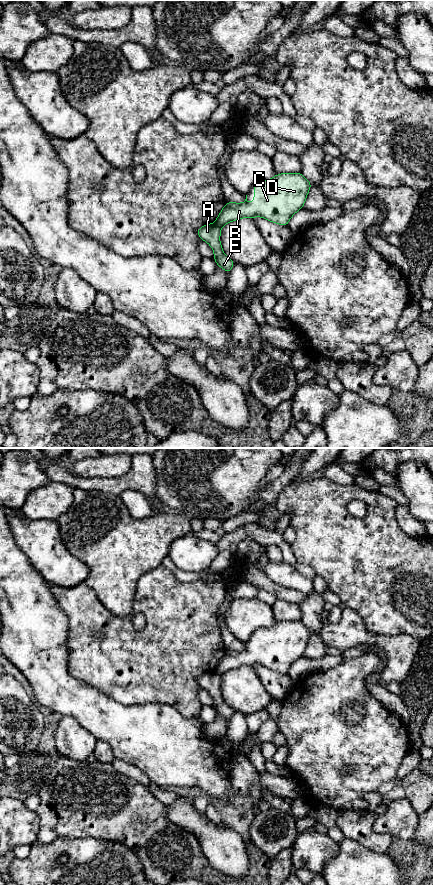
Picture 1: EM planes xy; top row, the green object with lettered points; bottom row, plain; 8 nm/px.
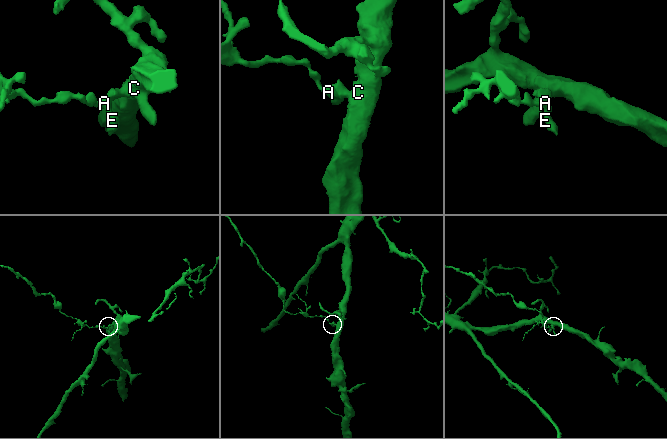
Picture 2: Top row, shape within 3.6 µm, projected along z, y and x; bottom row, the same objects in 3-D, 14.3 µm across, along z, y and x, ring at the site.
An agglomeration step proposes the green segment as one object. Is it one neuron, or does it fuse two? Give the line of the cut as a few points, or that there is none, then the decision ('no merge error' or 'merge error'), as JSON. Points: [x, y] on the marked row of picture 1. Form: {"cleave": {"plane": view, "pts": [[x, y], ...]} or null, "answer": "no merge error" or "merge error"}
{"cleave": {"plane": "xy", "pts": [[215, 222], [220, 227]]}, "answer": "merge error"}

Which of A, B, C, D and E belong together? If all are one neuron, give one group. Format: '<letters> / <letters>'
A E / B C D

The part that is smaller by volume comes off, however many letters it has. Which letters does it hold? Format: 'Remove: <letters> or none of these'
Remove: A, E

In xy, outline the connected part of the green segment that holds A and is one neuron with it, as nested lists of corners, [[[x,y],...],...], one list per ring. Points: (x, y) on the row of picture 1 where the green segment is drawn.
[[[216,223],[207,224],[199,228],[197,234],[201,240],[206,241],[212,247],[216,265],[220,266],[229,274],[235,263],[223,252],[220,243],[221,227]]]

